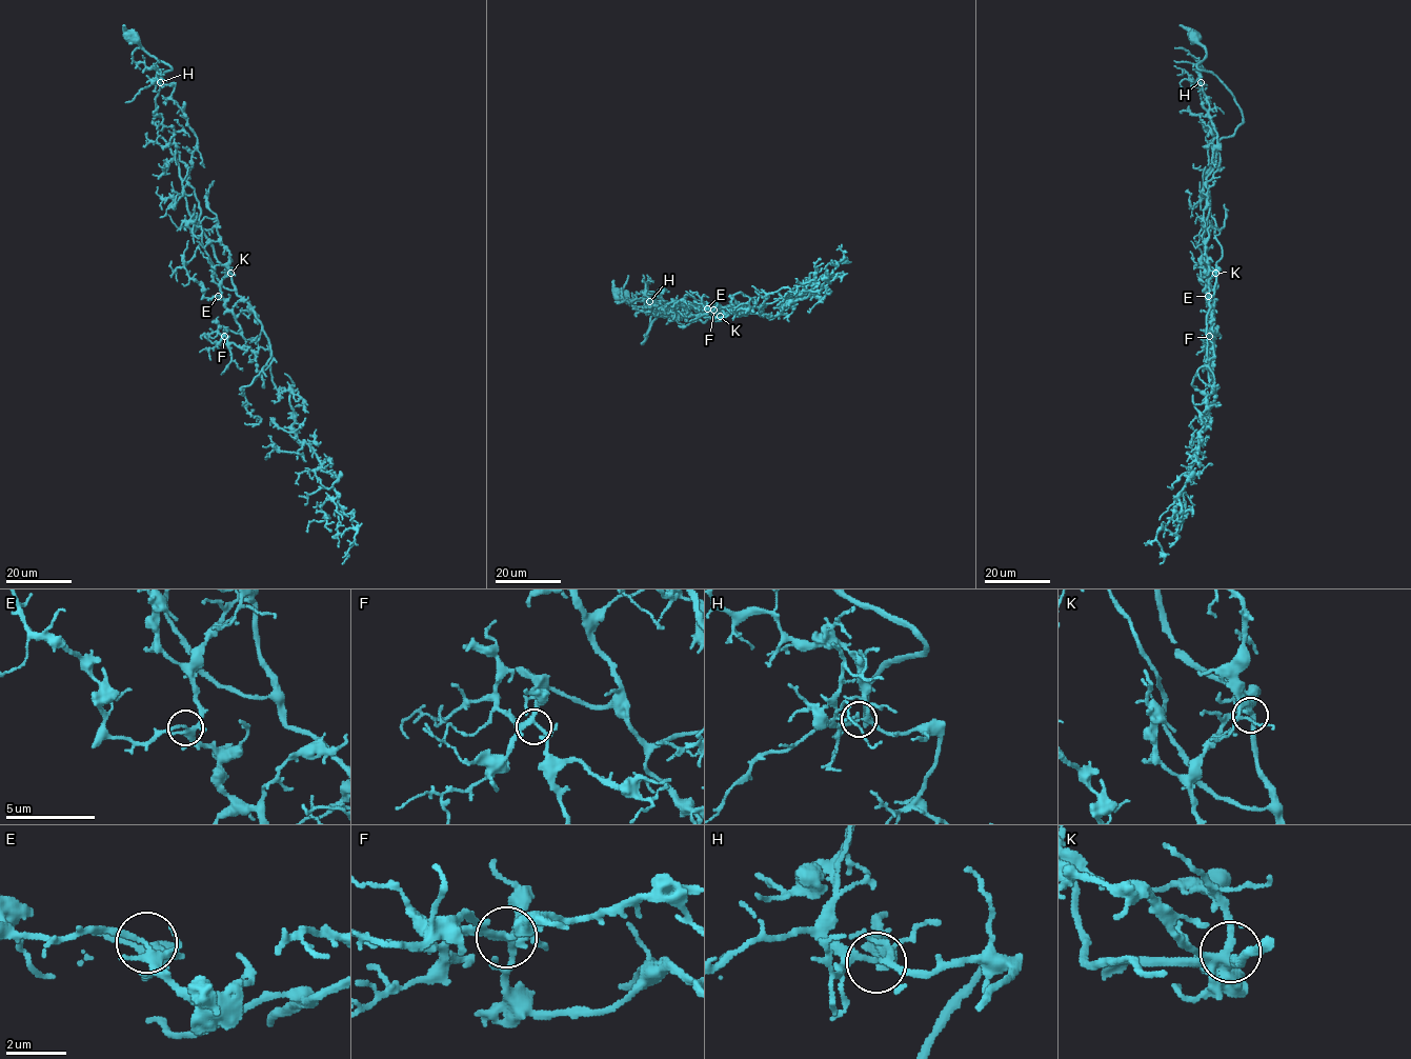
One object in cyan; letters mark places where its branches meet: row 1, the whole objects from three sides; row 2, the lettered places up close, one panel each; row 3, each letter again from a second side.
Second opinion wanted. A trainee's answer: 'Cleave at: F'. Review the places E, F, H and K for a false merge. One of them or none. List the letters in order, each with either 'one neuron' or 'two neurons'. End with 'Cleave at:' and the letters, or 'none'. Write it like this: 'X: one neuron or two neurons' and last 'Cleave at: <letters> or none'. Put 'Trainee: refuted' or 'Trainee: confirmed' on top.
Trainee: refuted
E: one neuron
F: one neuron
H: one neuron
K: one neuron
Cleave at: none

